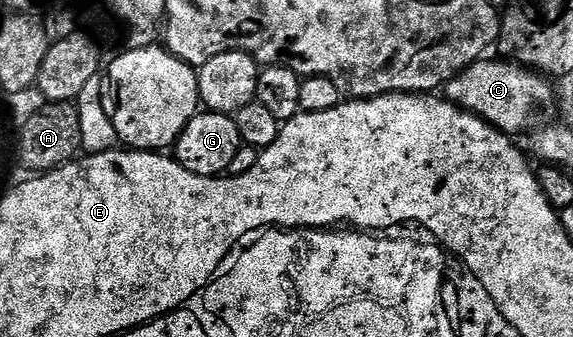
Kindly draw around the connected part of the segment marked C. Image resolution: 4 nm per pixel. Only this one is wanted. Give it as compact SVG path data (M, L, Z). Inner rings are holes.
M512 60L489 61L476 62L462 74L456 74L443 87L444 97L461 109L477 114L484 122L490 122L495 129L517 136L524 128L525 121L536 112L537 106L545 106L552 100L553 90L544 82L546 79L532 69Z

